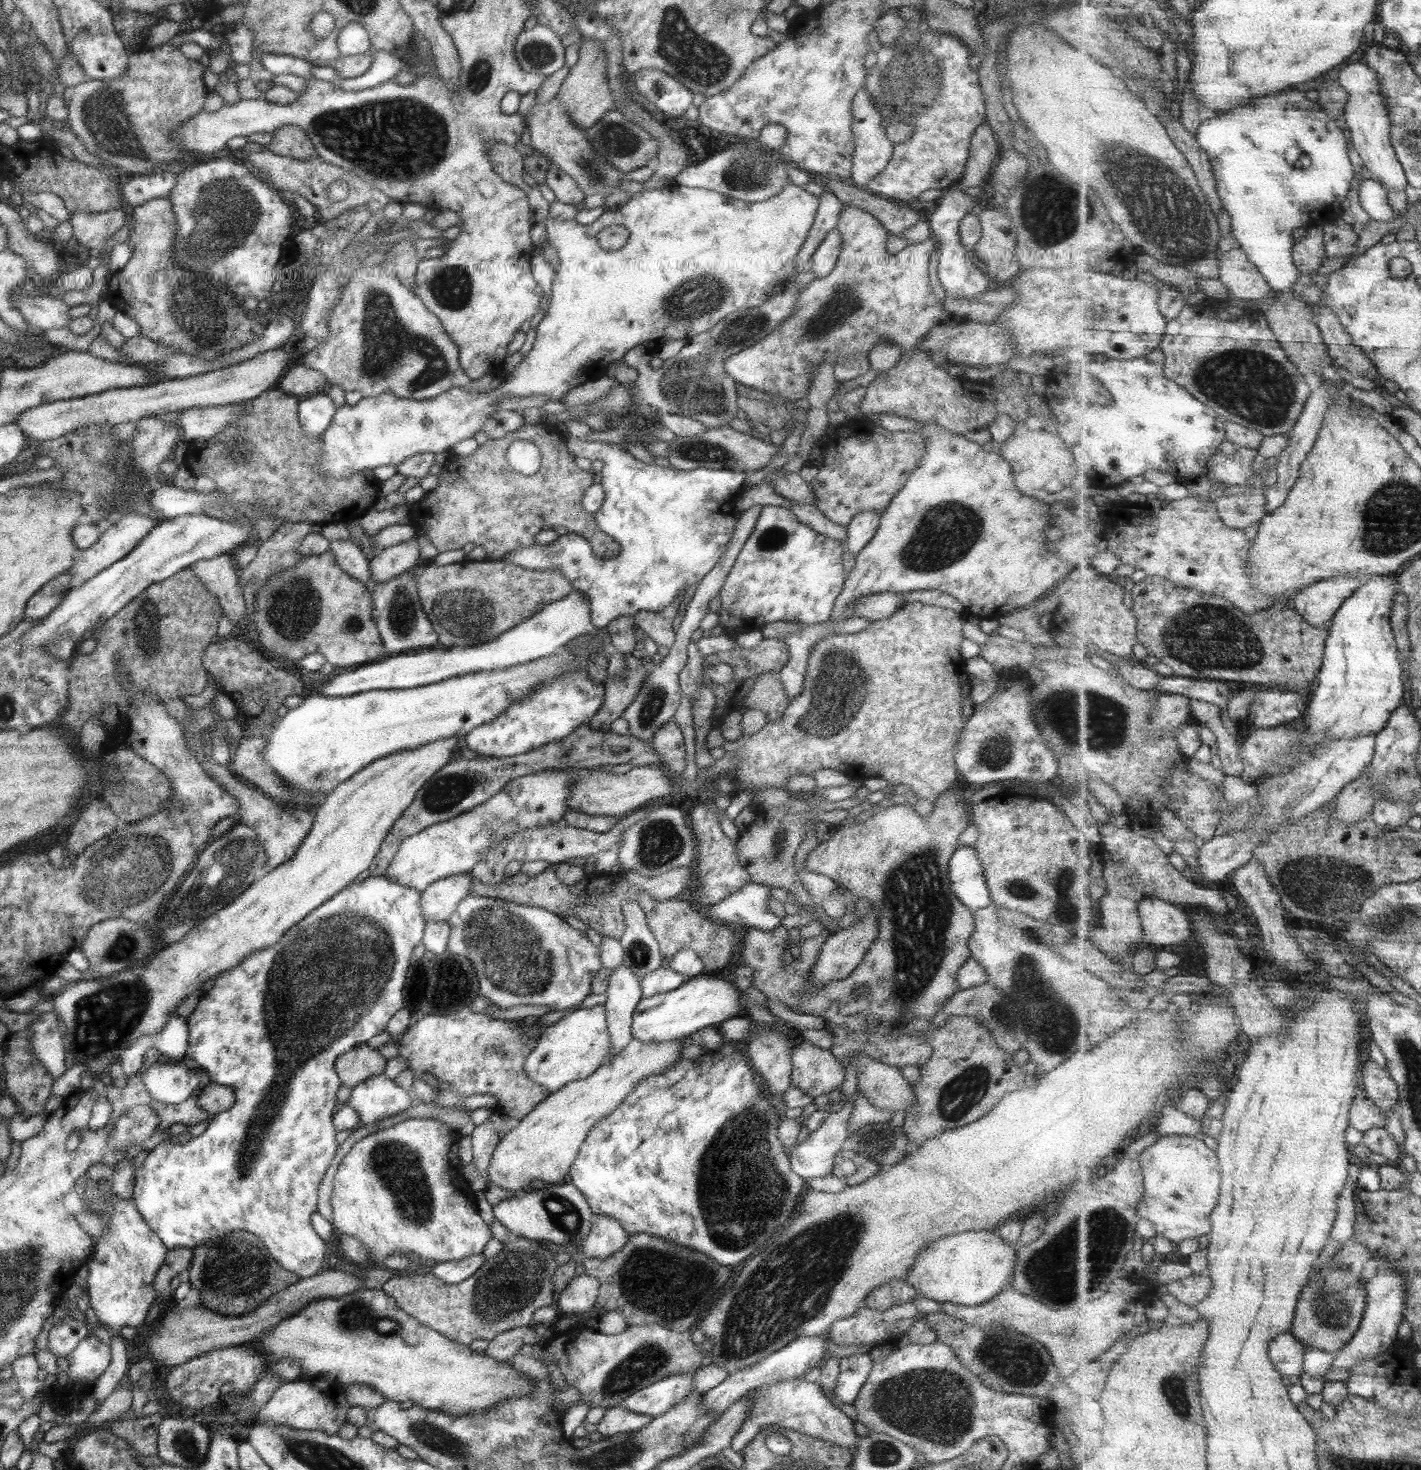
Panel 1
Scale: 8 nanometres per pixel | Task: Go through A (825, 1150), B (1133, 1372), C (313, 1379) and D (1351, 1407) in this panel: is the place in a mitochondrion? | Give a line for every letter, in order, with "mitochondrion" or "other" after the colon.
A: other
B: other
C: other
D: other

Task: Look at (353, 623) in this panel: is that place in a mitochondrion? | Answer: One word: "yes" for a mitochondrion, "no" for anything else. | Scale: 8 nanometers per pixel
yes

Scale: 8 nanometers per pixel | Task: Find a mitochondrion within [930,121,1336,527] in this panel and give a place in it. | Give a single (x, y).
(1178, 228)

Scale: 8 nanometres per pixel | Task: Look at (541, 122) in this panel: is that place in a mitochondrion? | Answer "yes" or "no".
no

